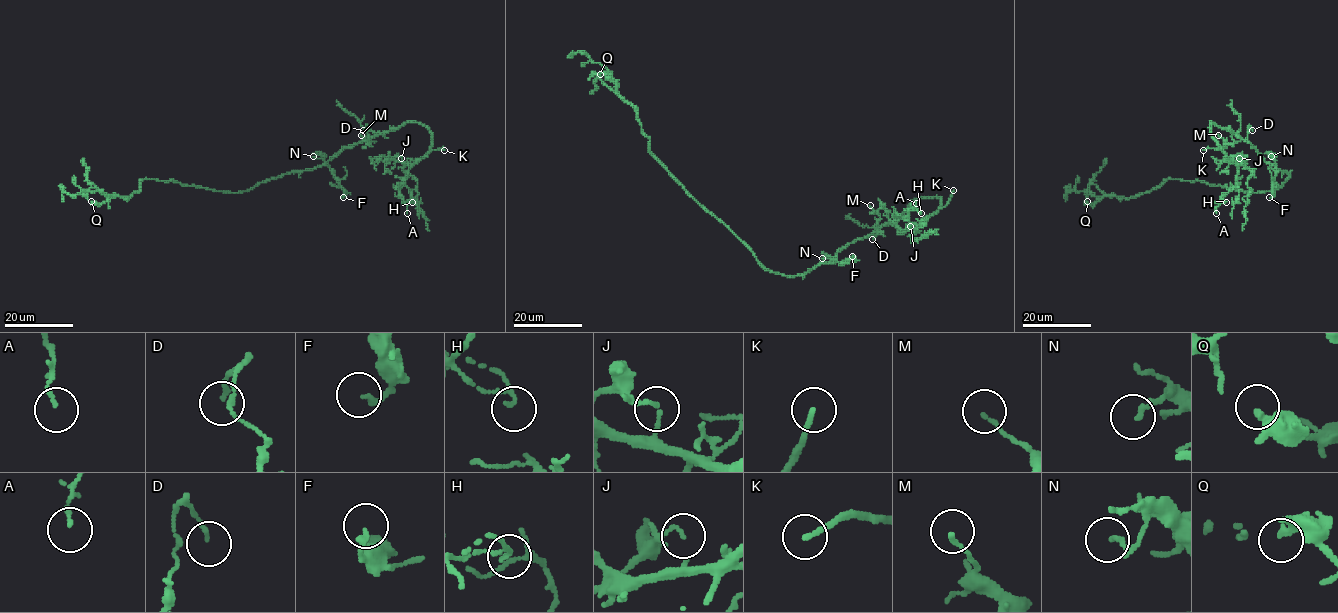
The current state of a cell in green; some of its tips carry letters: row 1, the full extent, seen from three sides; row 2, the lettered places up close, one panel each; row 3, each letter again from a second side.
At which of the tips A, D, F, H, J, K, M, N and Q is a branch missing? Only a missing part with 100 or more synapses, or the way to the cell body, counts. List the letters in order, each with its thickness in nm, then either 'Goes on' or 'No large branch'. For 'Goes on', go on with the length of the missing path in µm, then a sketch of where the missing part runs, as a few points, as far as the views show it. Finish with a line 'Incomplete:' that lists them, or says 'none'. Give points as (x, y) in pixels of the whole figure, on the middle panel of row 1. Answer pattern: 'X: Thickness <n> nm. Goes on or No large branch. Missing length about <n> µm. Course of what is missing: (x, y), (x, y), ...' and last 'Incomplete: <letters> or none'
A: Thickness 120 nm. No large branch
D: Thickness 120 nm. No large branch
F: Thickness 160 nm. No large branch
H: Thickness 100 nm. No large branch
J: Thickness 90 nm. No large branch
K: Thickness 170 nm. Goes on. Missing length about 30 µm. Course of what is missing: (953, 190), (960, 183), (970, 192), (978, 192), (989, 204), (990, 220), (987, 225)
M: Thickness 120 nm. No large branch
N: Thickness 140 nm. No large branch
Q: Thickness 160 nm. No large branch
Incomplete: K

